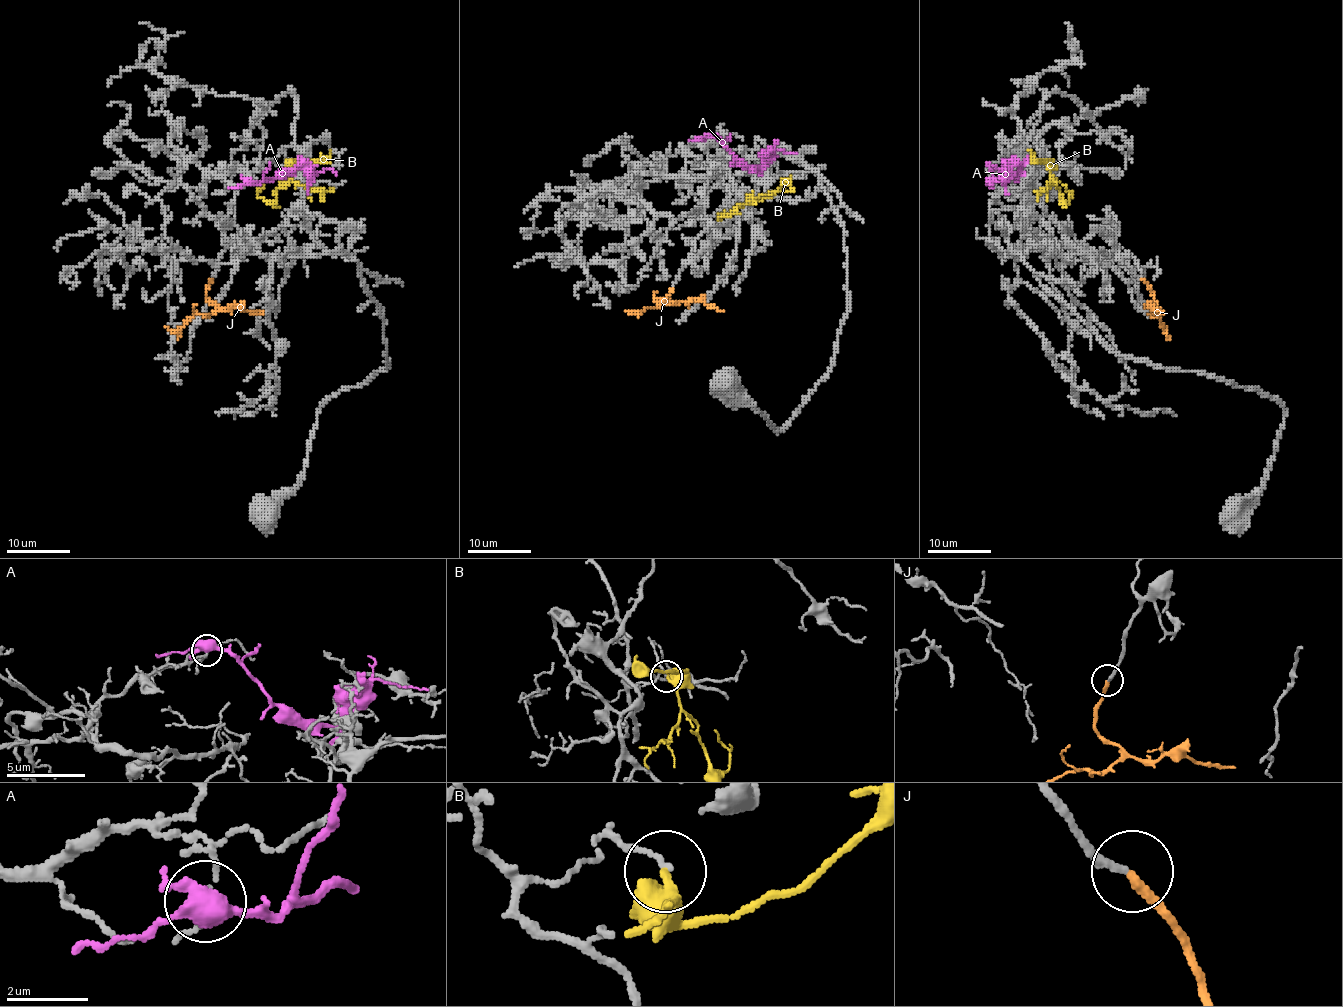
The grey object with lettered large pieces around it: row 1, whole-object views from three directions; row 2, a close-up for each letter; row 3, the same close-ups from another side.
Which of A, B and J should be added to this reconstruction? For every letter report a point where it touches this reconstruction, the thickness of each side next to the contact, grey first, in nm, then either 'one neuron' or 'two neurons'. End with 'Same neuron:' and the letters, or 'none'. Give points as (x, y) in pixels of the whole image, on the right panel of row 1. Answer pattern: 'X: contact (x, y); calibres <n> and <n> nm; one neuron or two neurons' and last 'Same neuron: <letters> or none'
A: contact (990, 181); calibres 120 and 400 nm; two neurons
B: contact (1044, 163); calibres 110 and 280 nm; two neurons
J: contact (1142, 278); calibres 200 and 240 nm; one neuron
Same neuron: J

